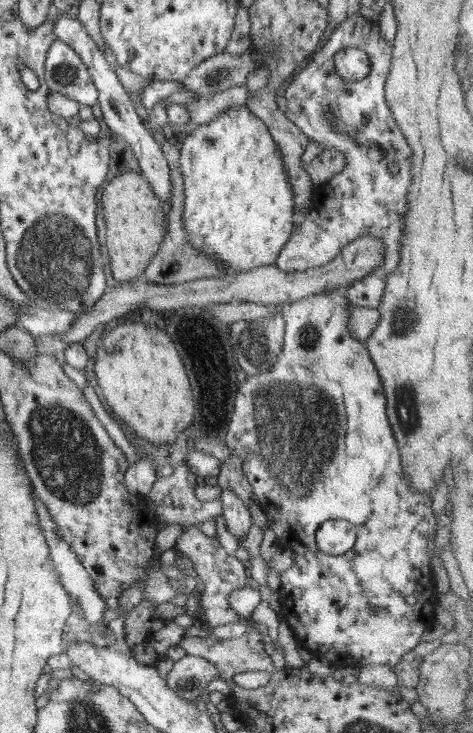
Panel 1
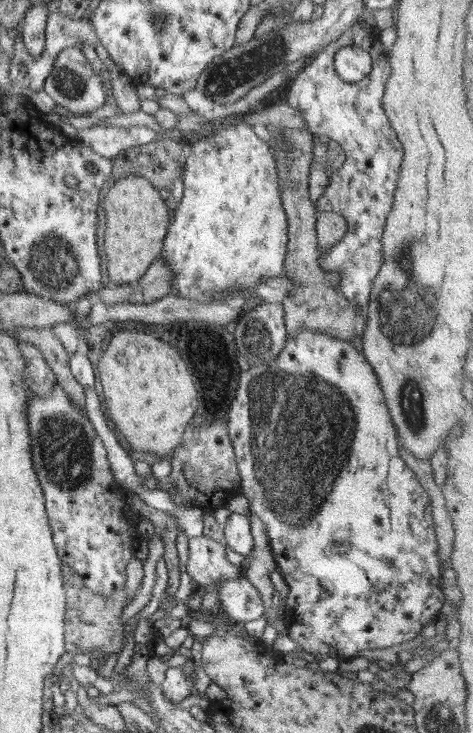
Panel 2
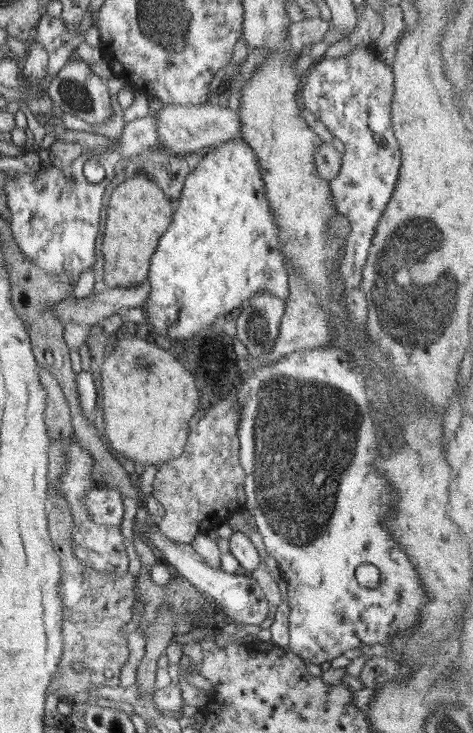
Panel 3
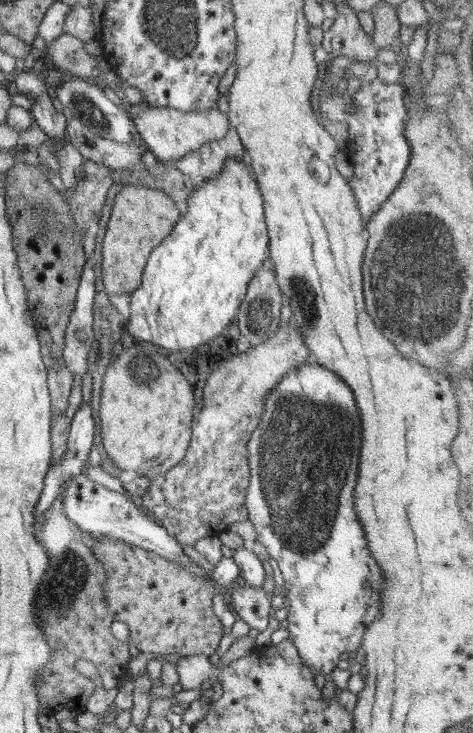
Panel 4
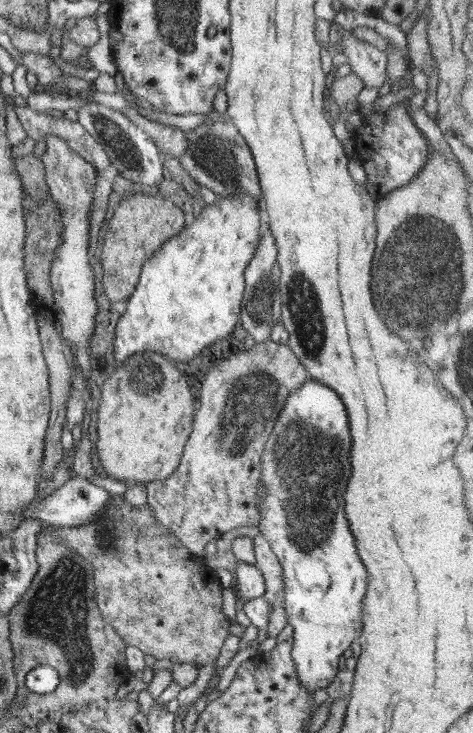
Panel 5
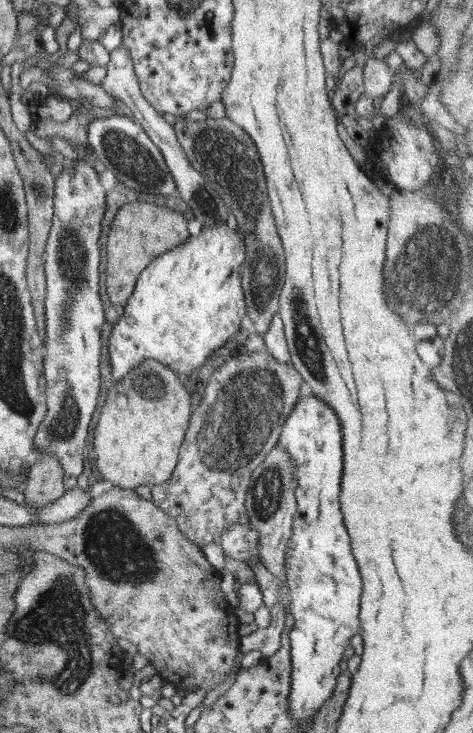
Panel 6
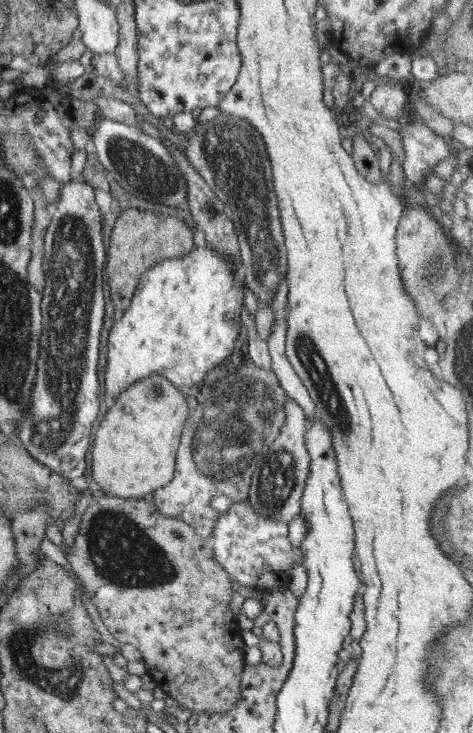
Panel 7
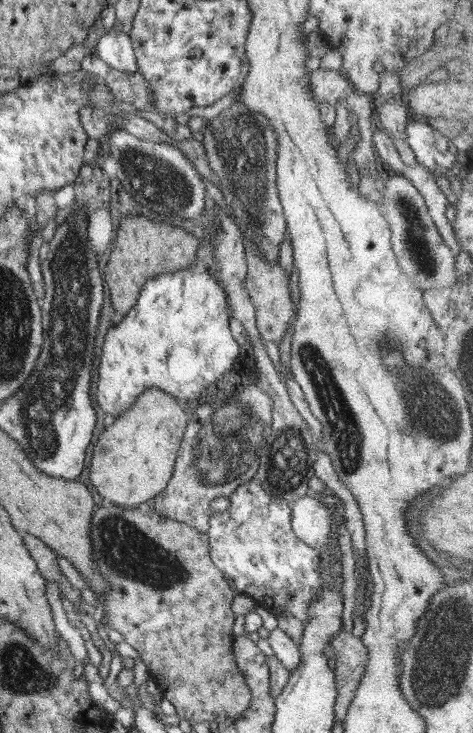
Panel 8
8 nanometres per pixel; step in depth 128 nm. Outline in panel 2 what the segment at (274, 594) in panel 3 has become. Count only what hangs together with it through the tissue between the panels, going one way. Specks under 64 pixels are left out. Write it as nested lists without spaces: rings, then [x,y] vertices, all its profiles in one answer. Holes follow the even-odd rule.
[[[252,513],[249,517],[250,532],[254,540],[252,549],[253,558],[246,573],[246,578],[258,590],[264,602],[264,614],[267,624],[271,624],[277,635],[287,633],[285,624],[278,622],[278,611],[271,608],[273,592],[276,586],[271,581],[271,577],[276,573],[276,563],[273,552],[270,548],[269,538],[266,534],[266,526],[258,516]]]

